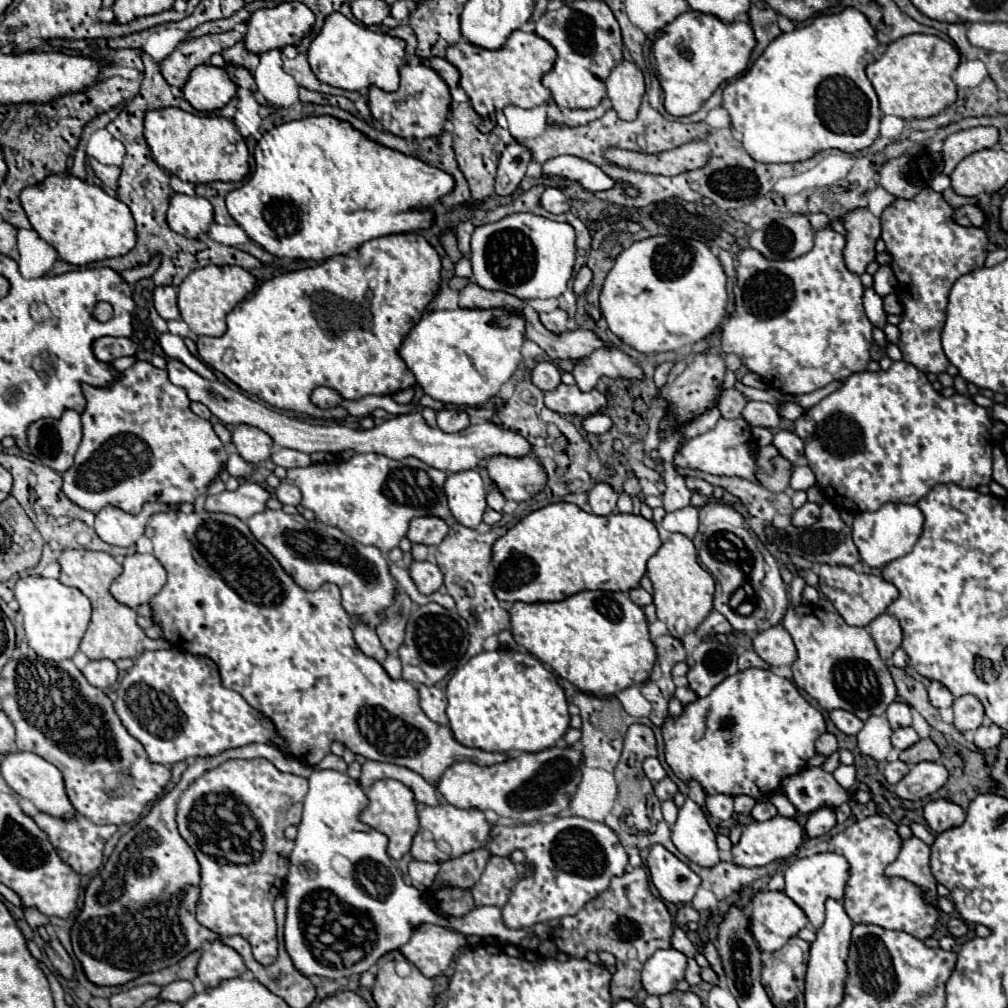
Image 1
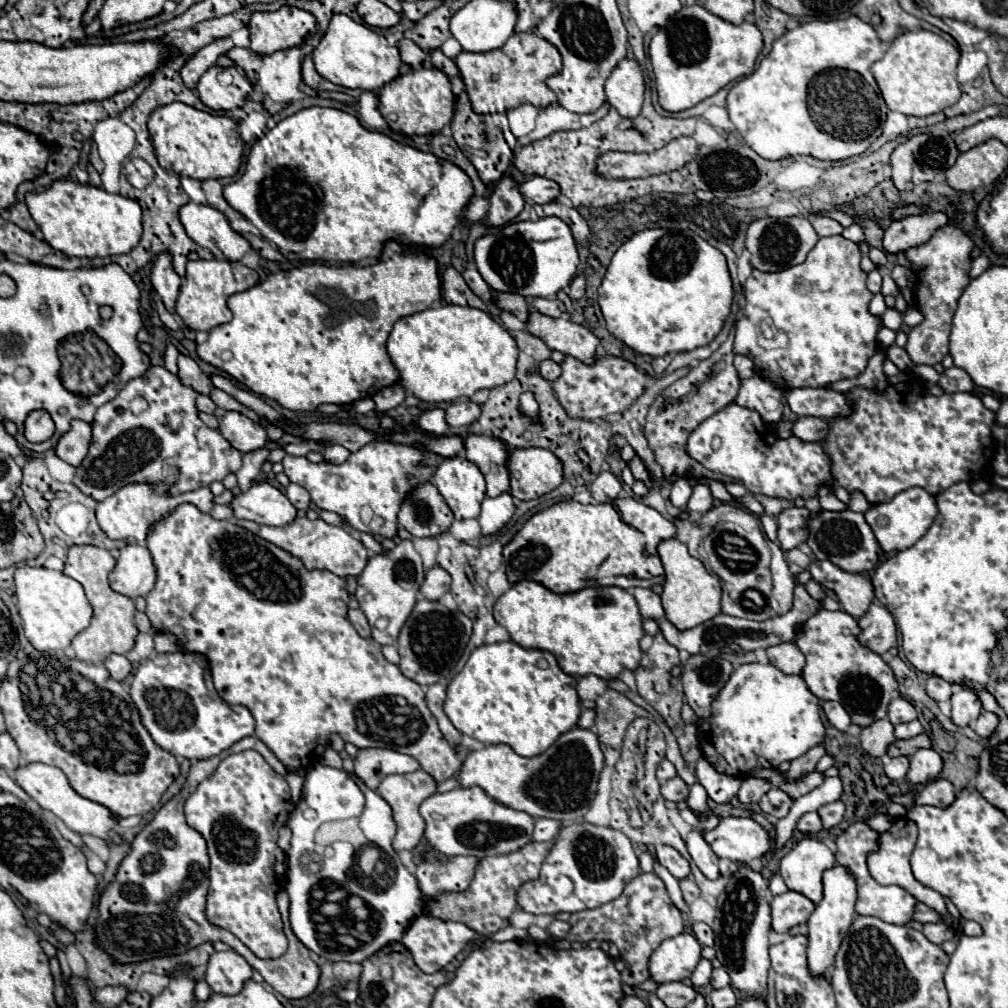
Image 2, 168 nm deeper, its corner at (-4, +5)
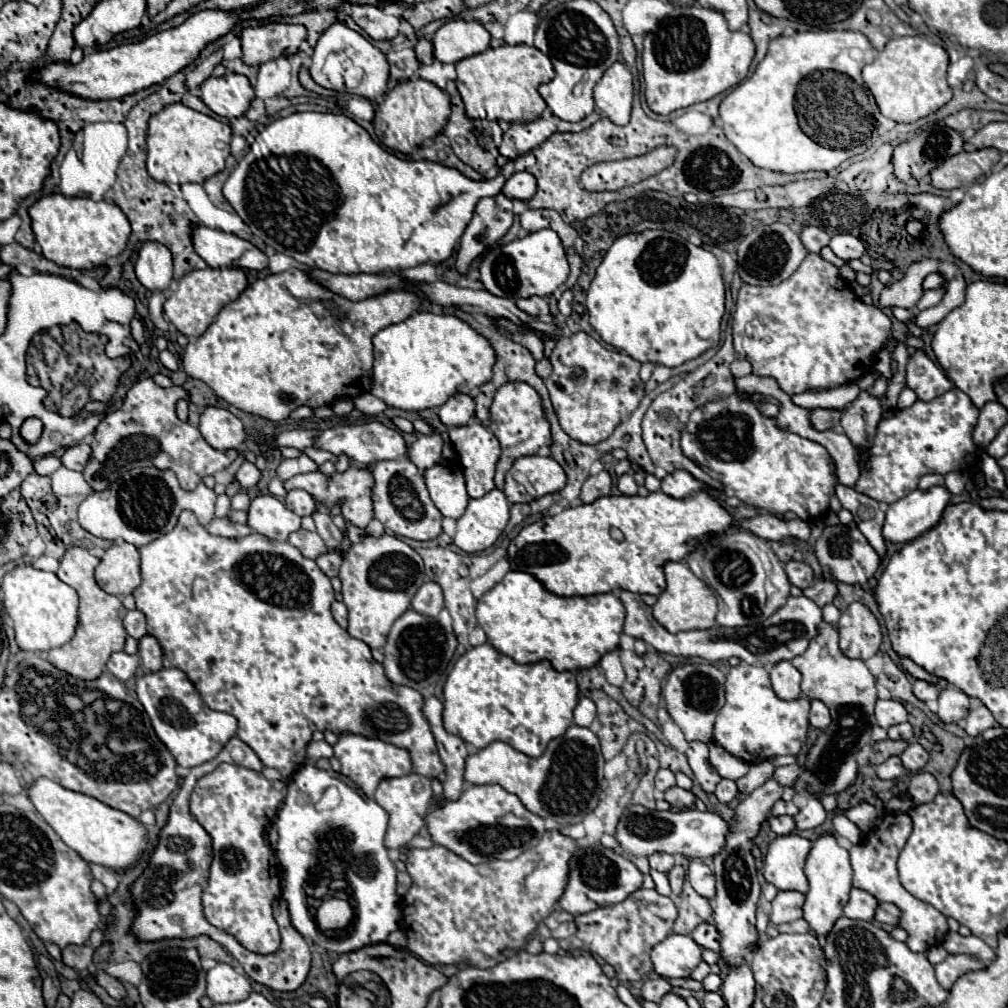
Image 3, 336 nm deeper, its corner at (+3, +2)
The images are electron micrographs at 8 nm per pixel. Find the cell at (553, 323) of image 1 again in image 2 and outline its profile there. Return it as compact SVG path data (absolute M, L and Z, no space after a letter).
M532 298L530 308L534 308L540 314L552 316L552 318L562 316L562 302L558 298Z

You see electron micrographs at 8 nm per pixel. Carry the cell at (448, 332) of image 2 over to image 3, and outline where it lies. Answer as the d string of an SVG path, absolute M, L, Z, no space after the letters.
M413 313L409 319L381 329L373 337L375 363L371 393L389 407L423 411L441 407L455 393L471 393L493 375L497 353L493 345L469 323L455 315Z

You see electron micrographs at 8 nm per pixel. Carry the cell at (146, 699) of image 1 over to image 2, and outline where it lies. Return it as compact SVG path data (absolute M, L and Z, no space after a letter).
M180 650L174 654L156 654L154 660L140 662L130 696L154 742L174 756L188 760L212 758L234 742L254 734L254 718L246 708L234 710L218 696L214 698L208 694L204 666L198 664L198 658L192 652Z

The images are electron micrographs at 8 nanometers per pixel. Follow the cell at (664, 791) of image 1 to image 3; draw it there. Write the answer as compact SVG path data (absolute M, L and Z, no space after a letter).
M669 787L665 793L663 793L663 799L671 805L677 805L677 807L693 807L693 801L695 801L695 795L691 791L685 791L681 787Z

